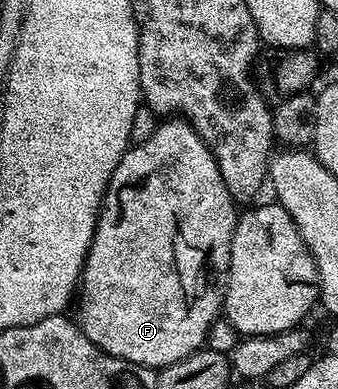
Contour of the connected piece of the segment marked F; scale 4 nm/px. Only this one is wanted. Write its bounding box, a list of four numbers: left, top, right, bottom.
[77,118,237,368]

